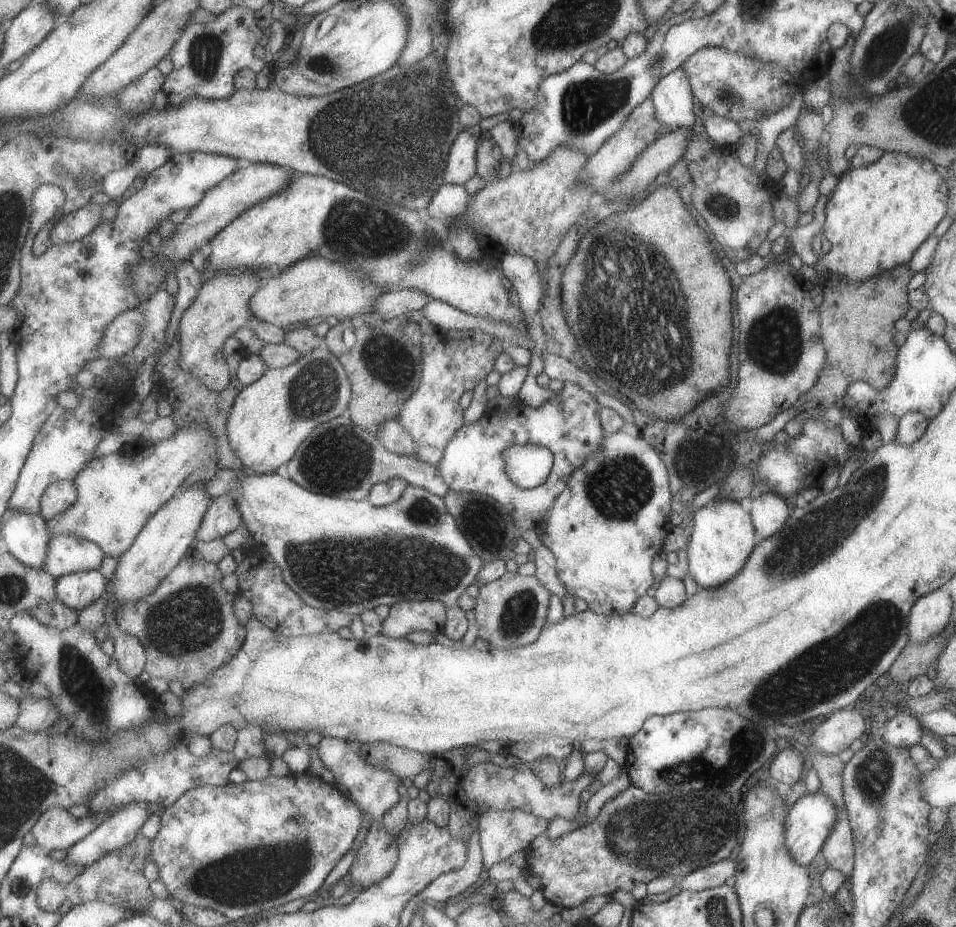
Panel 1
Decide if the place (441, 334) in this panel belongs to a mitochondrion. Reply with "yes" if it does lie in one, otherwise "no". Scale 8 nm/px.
no

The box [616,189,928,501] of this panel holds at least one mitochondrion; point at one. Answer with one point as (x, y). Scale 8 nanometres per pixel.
(775, 342)

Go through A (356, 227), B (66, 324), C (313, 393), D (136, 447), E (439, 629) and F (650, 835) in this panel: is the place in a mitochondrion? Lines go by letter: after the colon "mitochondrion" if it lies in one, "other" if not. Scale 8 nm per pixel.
A: mitochondrion
B: mitochondrion
C: mitochondrion
D: other
E: other
F: mitochondrion

